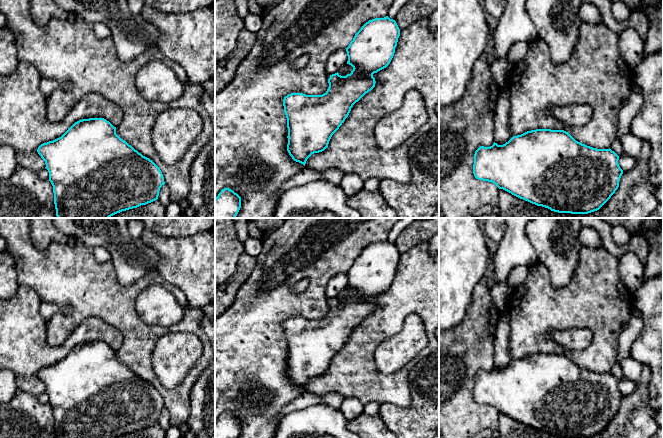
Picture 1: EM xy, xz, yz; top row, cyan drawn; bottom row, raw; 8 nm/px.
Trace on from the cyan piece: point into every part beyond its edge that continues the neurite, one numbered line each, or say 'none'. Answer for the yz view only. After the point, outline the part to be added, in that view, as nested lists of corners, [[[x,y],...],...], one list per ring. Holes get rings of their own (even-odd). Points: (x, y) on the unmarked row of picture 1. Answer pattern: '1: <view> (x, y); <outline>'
none

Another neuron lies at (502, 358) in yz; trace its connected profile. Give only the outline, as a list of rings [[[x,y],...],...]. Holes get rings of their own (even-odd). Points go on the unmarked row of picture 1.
[[[508,311],[502,313],[496,323],[496,332],[494,337],[494,366],[503,369],[508,366],[513,358],[509,351],[511,317]]]

